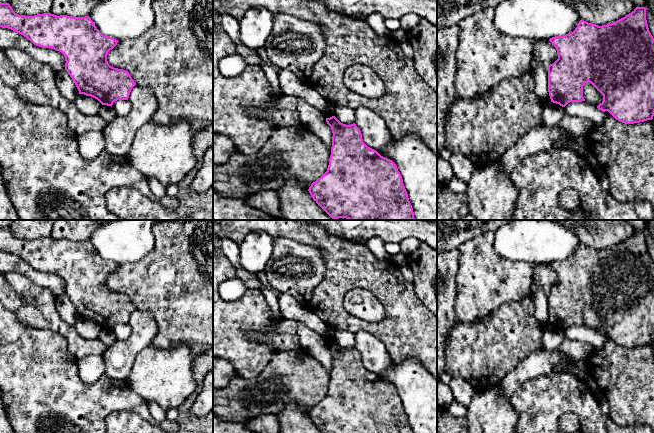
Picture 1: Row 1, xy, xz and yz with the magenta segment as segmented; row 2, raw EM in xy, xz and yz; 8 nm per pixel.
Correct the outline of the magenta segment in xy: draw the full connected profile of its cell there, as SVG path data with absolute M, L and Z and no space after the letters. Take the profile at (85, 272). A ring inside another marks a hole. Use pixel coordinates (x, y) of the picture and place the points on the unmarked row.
M0 227L0 251L23 259L36 270L61 276L66 285L65 294L74 305L79 318L91 320L102 329L112 331L117 324L128 324L131 313L136 309L128 295L108 288L108 276L119 265L104 260L89 240L57 240L51 237L25 240L15 237L9 227Z

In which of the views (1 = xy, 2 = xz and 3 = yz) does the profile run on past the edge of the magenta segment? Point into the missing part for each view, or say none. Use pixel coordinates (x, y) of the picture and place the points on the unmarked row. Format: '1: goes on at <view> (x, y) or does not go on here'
1: does not go on here
2: does not go on here
3: does not go on here

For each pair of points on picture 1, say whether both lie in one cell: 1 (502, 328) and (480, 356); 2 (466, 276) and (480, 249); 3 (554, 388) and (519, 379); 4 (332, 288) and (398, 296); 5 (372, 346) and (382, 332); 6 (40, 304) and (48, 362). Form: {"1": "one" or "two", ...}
{"1": "one", "2": "one", "3": "two", "4": "one", "5": "two", "6": "two"}

